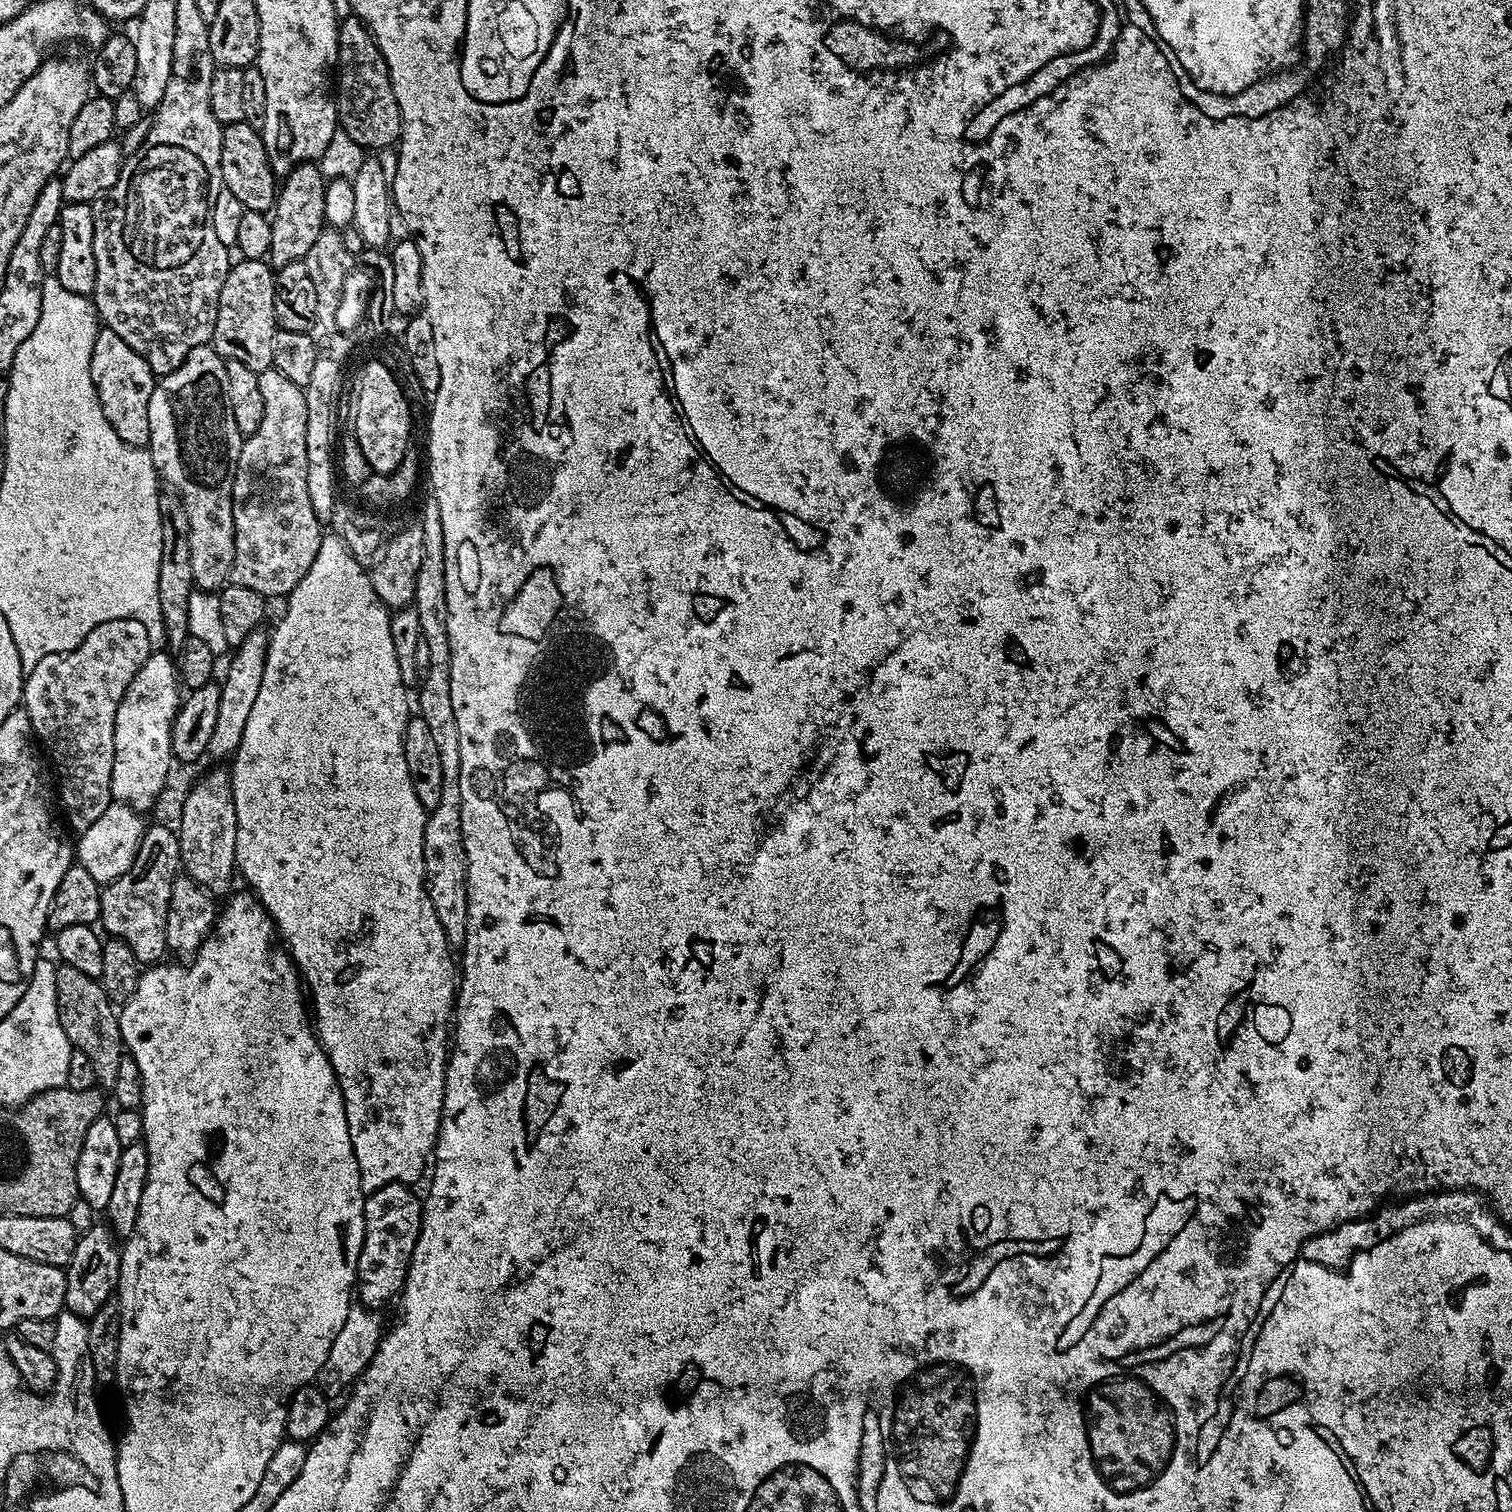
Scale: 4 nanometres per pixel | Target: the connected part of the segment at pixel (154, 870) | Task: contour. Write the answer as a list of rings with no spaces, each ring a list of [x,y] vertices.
[[[149,823],[144,829],[144,837],[138,846],[136,861],[111,884],[103,885],[100,893],[100,919],[99,923],[104,924],[103,931],[109,937],[126,942],[130,950],[134,950],[134,958],[138,958],[141,965],[152,966],[165,959],[168,952],[166,942],[166,914],[170,906],[170,890],[175,882],[178,873],[181,871],[180,862],[180,837],[175,831],[172,832],[164,824]]]

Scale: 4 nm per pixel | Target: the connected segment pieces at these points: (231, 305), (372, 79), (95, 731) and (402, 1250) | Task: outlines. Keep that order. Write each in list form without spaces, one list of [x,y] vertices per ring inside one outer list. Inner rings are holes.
[[[244,260],[238,266],[229,267],[226,282],[222,282],[222,294],[218,294],[218,318],[214,322],[214,334],[211,347],[225,361],[242,362],[242,366],[250,366],[250,370],[262,373],[272,367],[272,350],[270,342],[274,342],[277,330],[276,311],[274,310],[274,286],[276,277],[271,263],[264,260]]]
[[[351,14],[345,15],[340,20],[340,29],[338,30],[338,54],[336,55],[336,64],[340,68],[340,92],[338,88],[338,104],[348,115],[348,124],[346,130],[366,150],[372,148],[388,148],[397,143],[400,138],[400,111],[398,102],[394,98],[394,86],[390,82],[390,74],[382,54],[378,50],[376,40],[372,32],[363,24],[357,16]]]
[[[111,620],[94,626],[94,630],[90,630],[90,634],[86,634],[84,641],[74,650],[46,654],[46,658],[42,658],[42,662],[38,662],[38,666],[27,673],[22,708],[28,713],[33,733],[54,769],[58,804],[64,807],[63,819],[73,833],[90,830],[96,819],[114,803],[111,772],[114,770],[115,715],[130,682],[134,682],[134,674],[142,670],[142,662],[146,662],[153,651],[150,634],[146,634],[146,626],[142,626],[142,622]]]
[[[391,1184],[367,1193],[364,1201],[364,1241],[354,1273],[358,1300],[366,1308],[384,1310],[404,1291],[410,1258],[420,1233],[422,1200],[406,1184]]]

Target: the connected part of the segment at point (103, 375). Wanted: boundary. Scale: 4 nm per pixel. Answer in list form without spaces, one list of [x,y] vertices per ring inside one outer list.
[[[101,327],[96,334],[94,354],[90,360],[90,374],[106,414],[106,422],[114,426],[114,434],[135,448],[144,448],[150,438],[150,402],[158,387],[157,377],[153,376],[150,366],[114,330]]]

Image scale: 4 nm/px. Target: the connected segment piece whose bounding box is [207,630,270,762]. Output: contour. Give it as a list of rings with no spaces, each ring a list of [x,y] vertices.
[[[264,630],[252,632],[242,642],[239,648],[235,649],[232,661],[228,664],[228,673],[220,684],[220,698],[218,700],[218,722],[214,725],[214,734],[210,737],[210,746],[207,750],[209,757],[213,756],[216,762],[224,762],[229,758],[235,757],[238,746],[242,742],[242,734],[246,730],[246,722],[250,719],[250,710],[254,710],[254,701],[258,699],[258,689],[262,686],[262,670],[266,666],[266,654],[268,653],[269,633]]]

